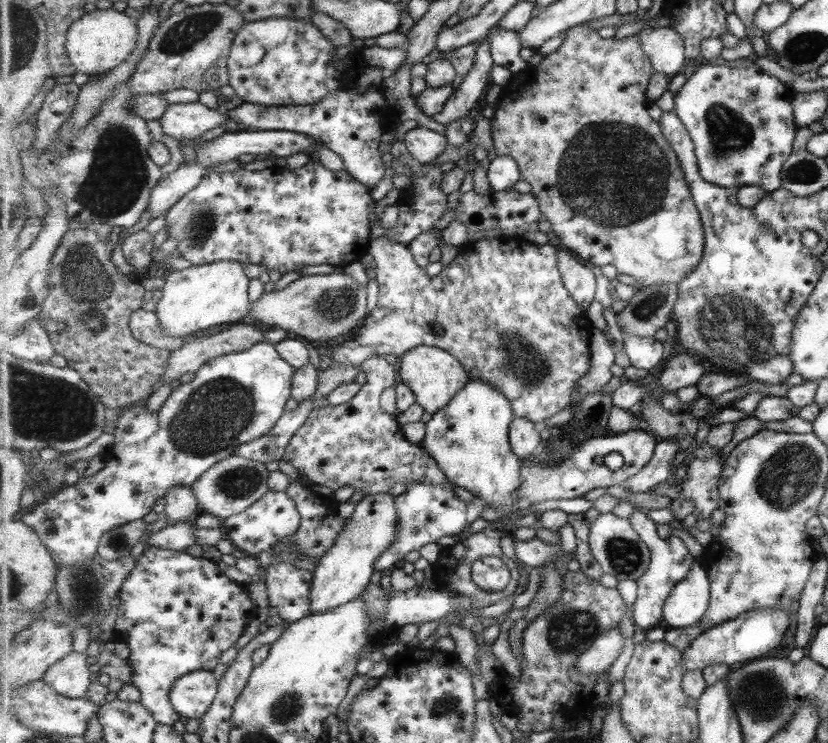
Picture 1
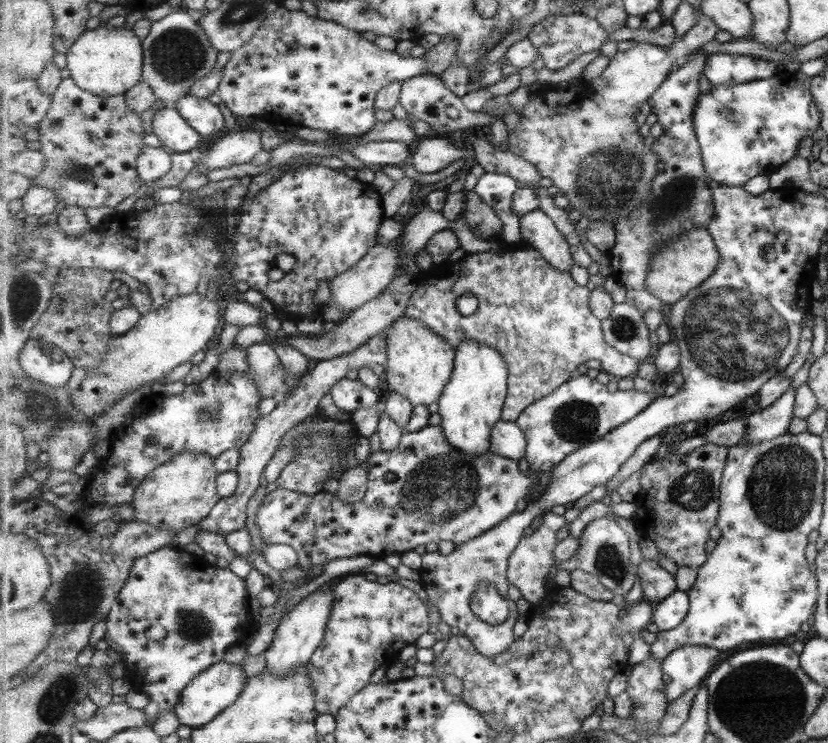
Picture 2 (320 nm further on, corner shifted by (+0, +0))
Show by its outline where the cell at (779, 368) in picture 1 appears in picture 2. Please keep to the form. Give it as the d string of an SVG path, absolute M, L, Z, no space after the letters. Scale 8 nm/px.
M795 388L788 391L765 410L757 410L746 417L747 430L740 444L763 444L789 433L789 425L795 418Z

